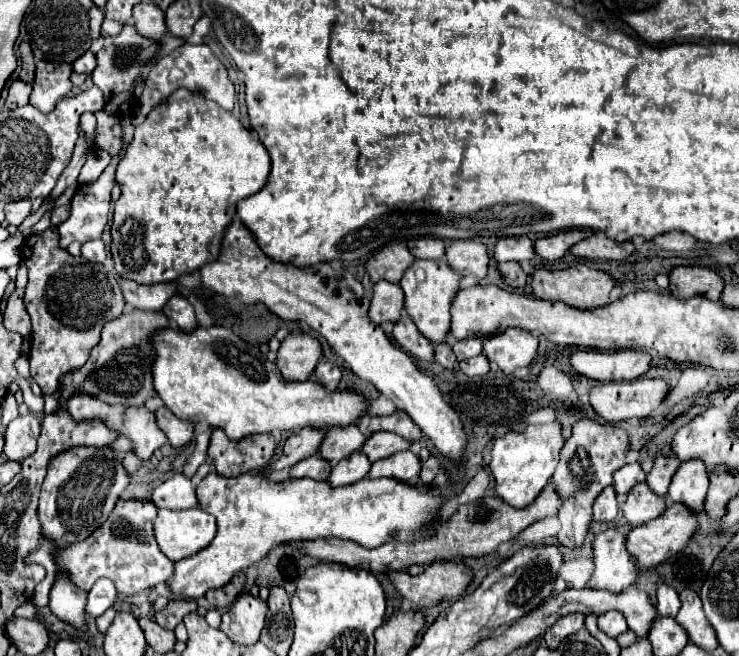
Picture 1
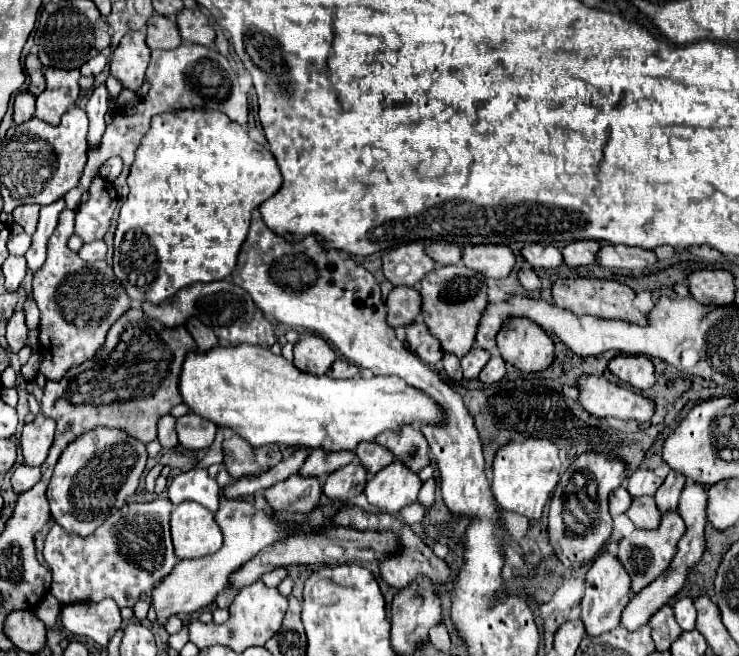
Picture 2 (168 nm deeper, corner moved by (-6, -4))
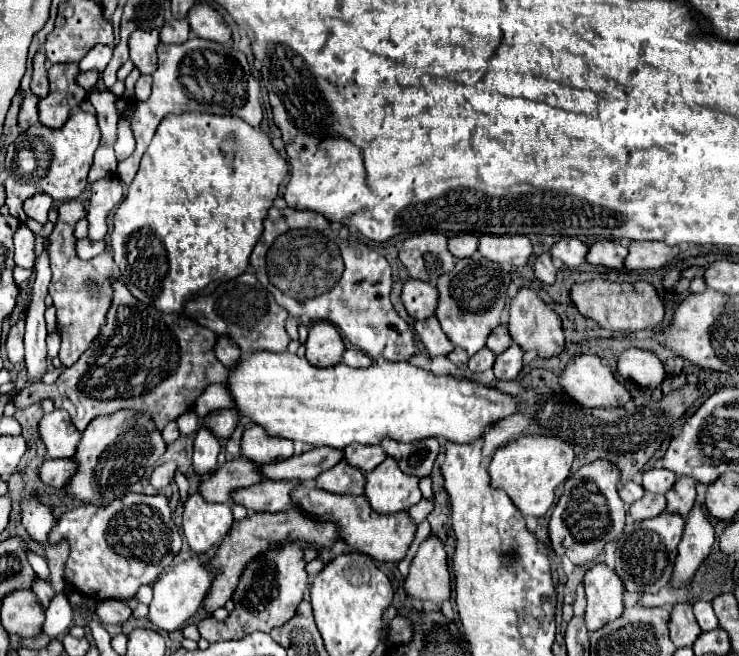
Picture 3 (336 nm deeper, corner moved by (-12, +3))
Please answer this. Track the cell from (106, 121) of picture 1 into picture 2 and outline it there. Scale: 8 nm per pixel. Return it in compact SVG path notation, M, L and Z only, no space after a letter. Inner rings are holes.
M180 44L174 50L152 50L152 60L148 64L146 76L150 80L148 94L134 108L122 108L120 112L114 114L112 122L106 126L100 146L88 154L88 162L84 166L78 188L74 188L66 194L66 198L64 198L66 208L72 208L72 210L78 208L80 198L90 188L90 182L92 182L96 170L110 156L120 156L124 160L122 174L118 176L118 180L114 180L114 188L116 188L119 200L122 202L126 200L126 194L128 194L126 176L128 176L130 166L134 162L134 150L138 148L140 140L148 132L150 120L156 114L174 112L176 108L178 110L204 108L204 110L218 110L238 124L246 124L246 120L248 120L248 96L240 90L234 70L230 68L228 60L216 48L196 46L196 44Z

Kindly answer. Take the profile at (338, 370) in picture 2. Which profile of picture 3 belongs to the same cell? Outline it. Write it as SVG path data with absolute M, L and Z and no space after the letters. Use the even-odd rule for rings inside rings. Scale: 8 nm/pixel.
M348 349L348 351L344 351L344 363L350 367L368 367L374 361L360 349Z

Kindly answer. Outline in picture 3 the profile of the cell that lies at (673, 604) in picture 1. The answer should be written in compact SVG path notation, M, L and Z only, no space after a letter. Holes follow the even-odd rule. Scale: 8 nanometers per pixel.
M696 601L694 605L694 613L696 613L696 621L698 625L704 629L704 631L712 631L712 629L718 629L718 617L712 609L712 603L704 603L704 601Z

